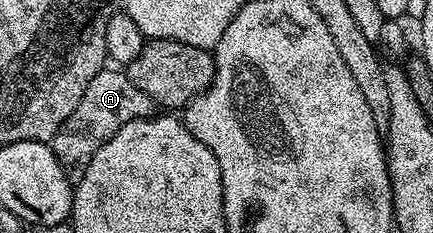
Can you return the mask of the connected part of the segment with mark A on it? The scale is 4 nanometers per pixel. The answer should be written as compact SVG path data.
M105 69L98 72L94 81L86 85L86 93L82 93L78 109L74 109L70 117L66 117L58 133L54 133L50 140L54 157L58 157L58 165L62 165L66 177L70 180L78 181L84 176L94 153L98 153L98 149L102 149L102 145L106 145L106 141L110 141L110 137L114 137L114 133L122 129L122 125L157 114L157 103L146 97L146 93L142 93L142 89L138 89L134 81L130 81L127 73L120 69L112 70L116 71Z

